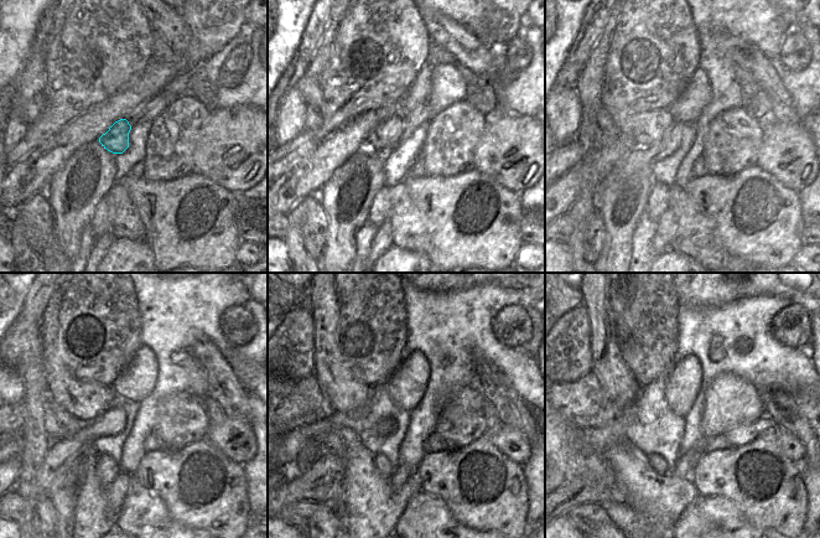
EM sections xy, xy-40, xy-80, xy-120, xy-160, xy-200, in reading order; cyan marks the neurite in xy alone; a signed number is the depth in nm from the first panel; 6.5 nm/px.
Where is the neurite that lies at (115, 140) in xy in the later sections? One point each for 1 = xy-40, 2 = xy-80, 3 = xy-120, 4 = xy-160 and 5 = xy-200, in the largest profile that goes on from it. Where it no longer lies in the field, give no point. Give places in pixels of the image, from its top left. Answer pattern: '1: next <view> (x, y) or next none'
1: next xy-40 (387, 136)
2: next xy-80 (642, 128)
3: next xy-120 (84, 401)
4: next xy-160 (346, 393)
5: next xy-200 (613, 376)

